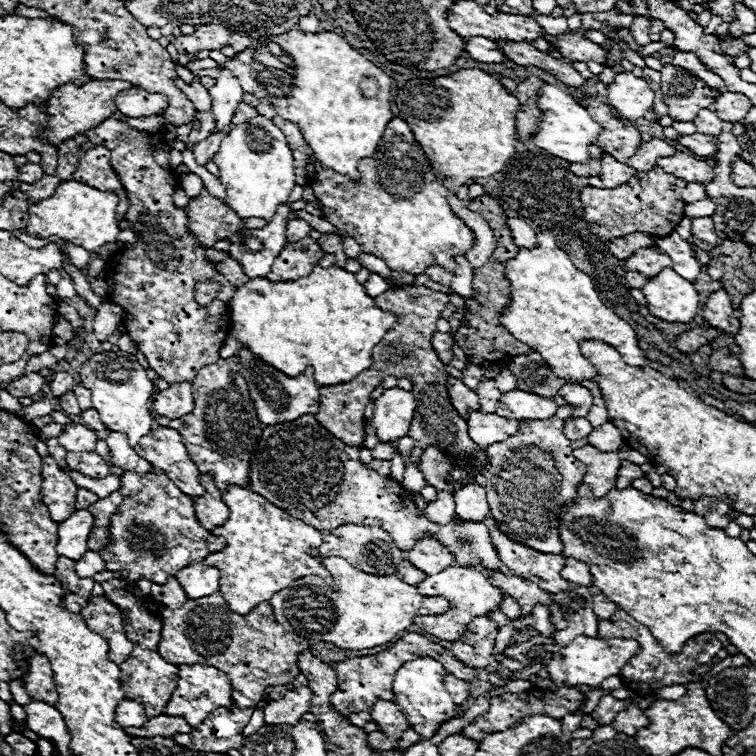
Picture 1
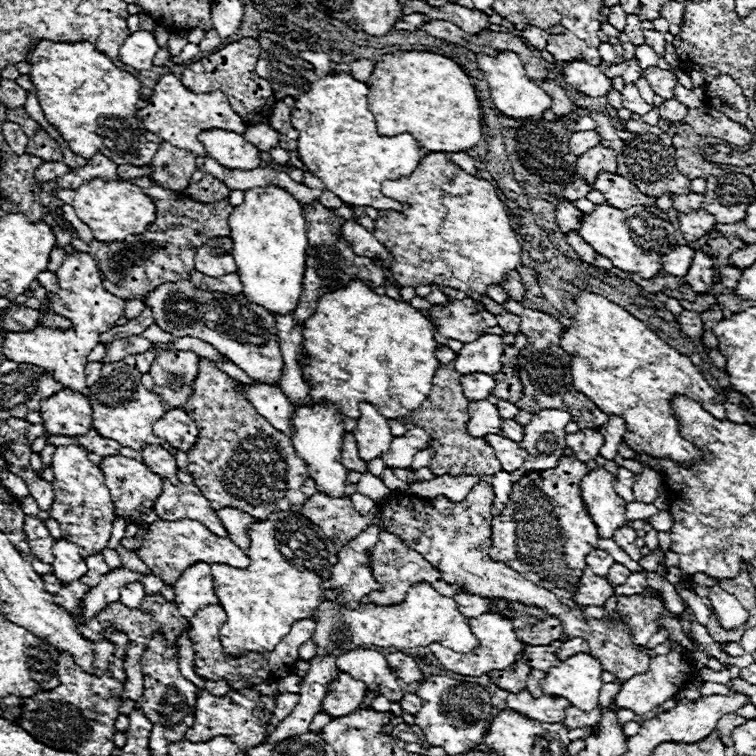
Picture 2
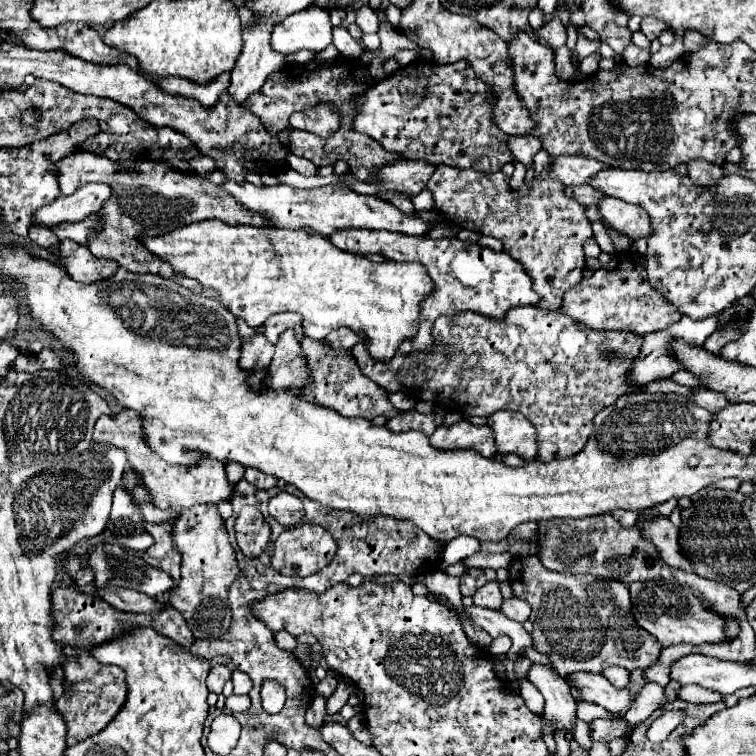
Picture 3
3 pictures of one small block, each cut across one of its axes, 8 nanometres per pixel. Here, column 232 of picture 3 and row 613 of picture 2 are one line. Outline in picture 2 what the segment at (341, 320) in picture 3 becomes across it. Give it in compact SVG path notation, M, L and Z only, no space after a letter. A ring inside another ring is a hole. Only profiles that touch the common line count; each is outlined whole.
M276 512L264 522L248 528L252 542L246 552L250 558L248 568L236 570L230 566L212 564L216 594L220 596L220 606L228 616L224 628L220 630L224 654L236 658L242 652L272 652L282 636L290 632L294 622L312 618L322 600L338 596L326 596L326 590L320 588L322 576L314 568L308 564L304 564L304 568L296 568L296 564L280 552L280 544L284 544L280 536L296 536L296 532L304 532L304 524L308 524L308 518L300 512Z

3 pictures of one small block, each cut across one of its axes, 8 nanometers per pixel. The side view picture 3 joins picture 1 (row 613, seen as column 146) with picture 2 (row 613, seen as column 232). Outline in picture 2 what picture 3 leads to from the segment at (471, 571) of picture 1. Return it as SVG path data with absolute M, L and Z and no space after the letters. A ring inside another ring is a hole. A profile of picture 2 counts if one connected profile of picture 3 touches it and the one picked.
M486 612L478 618L468 618L470 626L472 626L472 632L476 634L480 646L476 650L472 650L470 654L458 654L458 652L452 652L450 648L444 648L442 644L430 644L430 652L436 656L436 660L450 672L456 672L456 674L462 674L462 676L482 676L482 674L488 674L492 670L504 670L508 666L512 666L516 662L516 656L524 650L524 642L520 642L516 638L516 632L514 632L514 626L512 626L512 620L504 618L504 616L498 616L498 614L492 614L492 612Z

